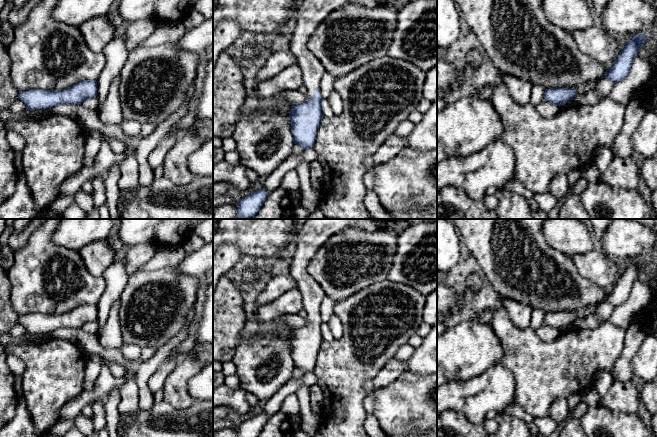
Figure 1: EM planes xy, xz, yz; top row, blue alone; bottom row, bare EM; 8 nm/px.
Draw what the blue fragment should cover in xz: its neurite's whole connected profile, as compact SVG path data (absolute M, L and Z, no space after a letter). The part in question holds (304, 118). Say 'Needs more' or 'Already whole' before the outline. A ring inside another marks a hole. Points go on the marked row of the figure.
Needs more. M304 0L296 5L294 10L290 51L301 68L308 98L304 103L292 104L289 121L293 143L300 145L304 150L314 146L317 127L323 117L320 86L326 72L322 63L308 49L307 42L317 26L331 12L353 2L367 8L374 8L383 5L386 0Z

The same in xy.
Already whole. M85 80L63 90L44 90L44 89L30 89L21 91L18 94L18 99L23 101L26 110L48 109L59 104L81 104L88 98L97 96L97 81Z

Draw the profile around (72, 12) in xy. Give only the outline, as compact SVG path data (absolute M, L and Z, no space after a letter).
M59 0L52 18L79 27L82 23L106 15L115 0Z

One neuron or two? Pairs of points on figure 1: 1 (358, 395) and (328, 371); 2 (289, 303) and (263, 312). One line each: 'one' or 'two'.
1: one
2: one

